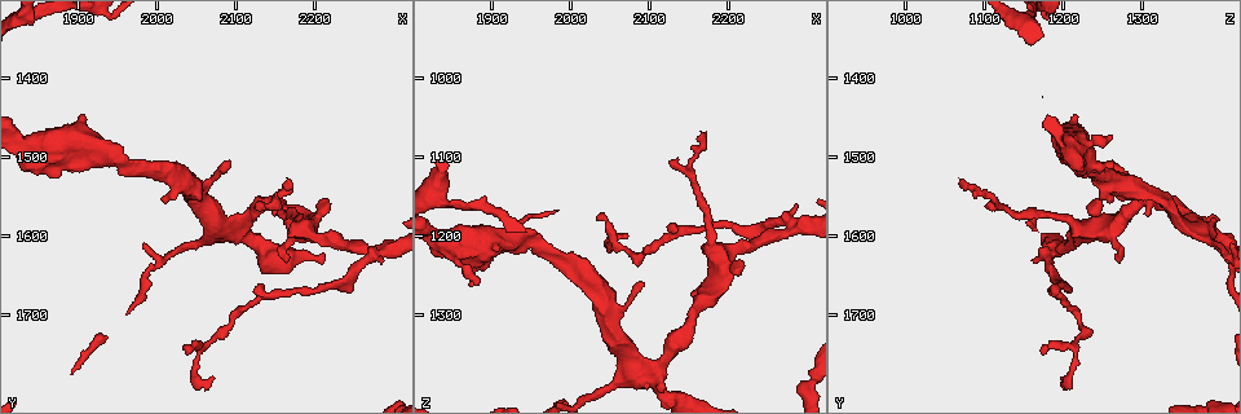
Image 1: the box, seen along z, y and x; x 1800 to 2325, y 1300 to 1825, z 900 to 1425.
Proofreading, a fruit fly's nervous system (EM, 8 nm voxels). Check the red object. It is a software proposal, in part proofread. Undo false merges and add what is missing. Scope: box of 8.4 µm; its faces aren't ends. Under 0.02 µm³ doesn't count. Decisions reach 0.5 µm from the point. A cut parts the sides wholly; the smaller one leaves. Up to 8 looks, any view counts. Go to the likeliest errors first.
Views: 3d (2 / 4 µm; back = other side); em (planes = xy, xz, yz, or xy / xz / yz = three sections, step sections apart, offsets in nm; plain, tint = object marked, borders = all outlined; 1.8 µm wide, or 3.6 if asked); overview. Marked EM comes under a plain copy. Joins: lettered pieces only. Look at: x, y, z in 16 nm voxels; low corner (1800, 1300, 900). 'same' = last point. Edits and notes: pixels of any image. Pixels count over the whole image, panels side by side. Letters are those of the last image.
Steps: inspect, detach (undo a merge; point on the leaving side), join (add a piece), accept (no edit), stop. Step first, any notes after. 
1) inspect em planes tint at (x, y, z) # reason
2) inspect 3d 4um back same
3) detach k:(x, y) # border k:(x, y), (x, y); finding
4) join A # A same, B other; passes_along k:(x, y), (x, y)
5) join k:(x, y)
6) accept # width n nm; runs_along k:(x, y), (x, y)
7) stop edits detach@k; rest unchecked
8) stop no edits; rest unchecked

inspect em planes borders at (2085, 1590, 1370) # four or more arms meet

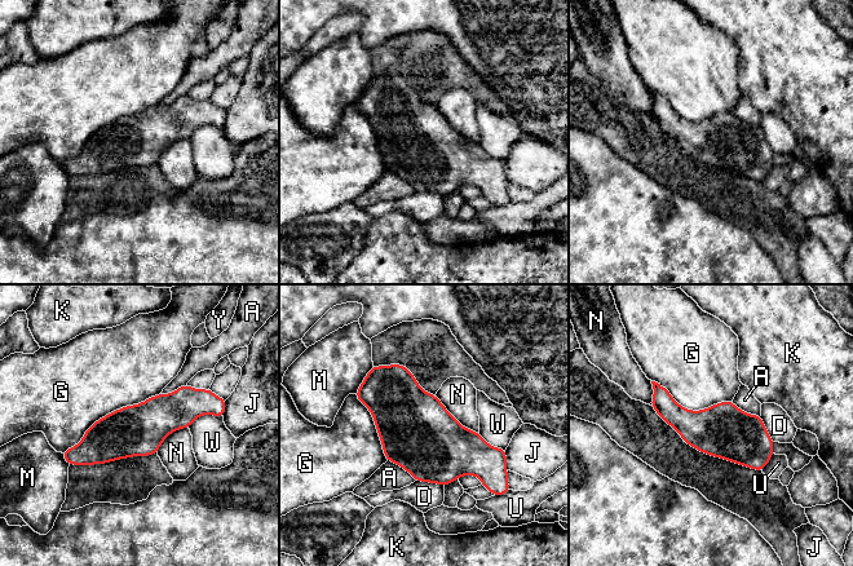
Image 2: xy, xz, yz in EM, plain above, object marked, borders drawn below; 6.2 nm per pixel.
accept # width 320 nm; A other, D other, G other, J other, K other, M other, N other, U other, W other, Y other; runs_along 2:(210, 410), (162, 414), (66, 455); continuous, no second cell

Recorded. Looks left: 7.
inspect 3d 4um at (1865, 1480, 1205) # thin neck

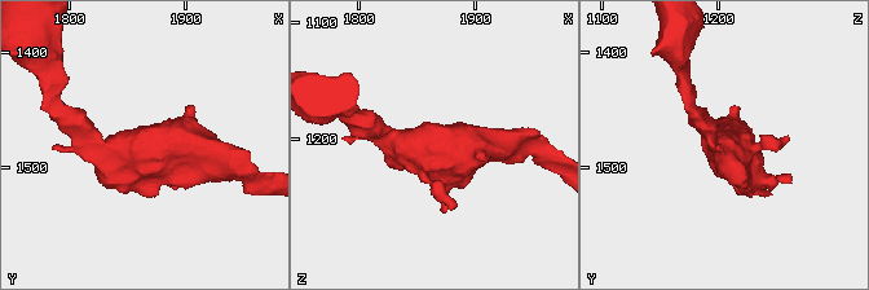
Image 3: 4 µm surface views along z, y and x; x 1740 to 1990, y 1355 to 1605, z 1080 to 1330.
inspect em 3.6um xy step 8 borders at (1864, 1480, 1210) # need the tissue

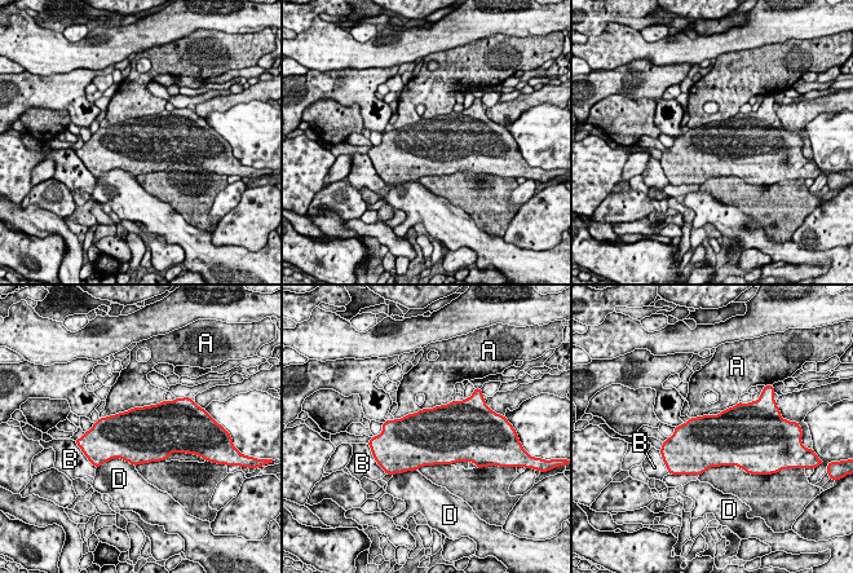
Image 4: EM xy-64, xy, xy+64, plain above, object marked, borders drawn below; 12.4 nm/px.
accept # width 650 nm; A other, B other, D other; border 4:(164, 399), (100, 418); one cell here

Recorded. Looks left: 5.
inspect 3d 4um at (2160, 1530, 1070) # branch stops here

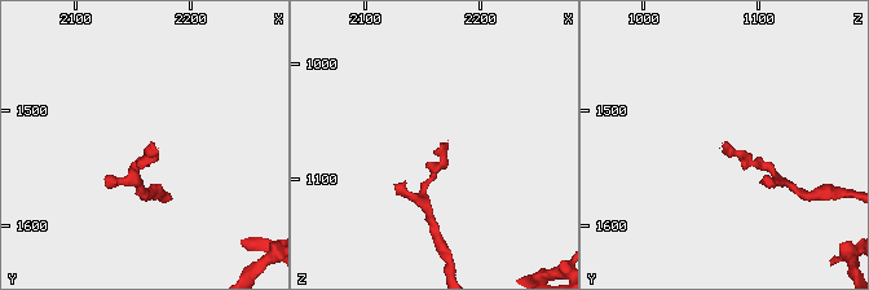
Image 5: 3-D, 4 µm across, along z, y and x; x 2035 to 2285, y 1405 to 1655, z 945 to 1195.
inspect em planes borders at (2164, 1528, 1070) # now the EM

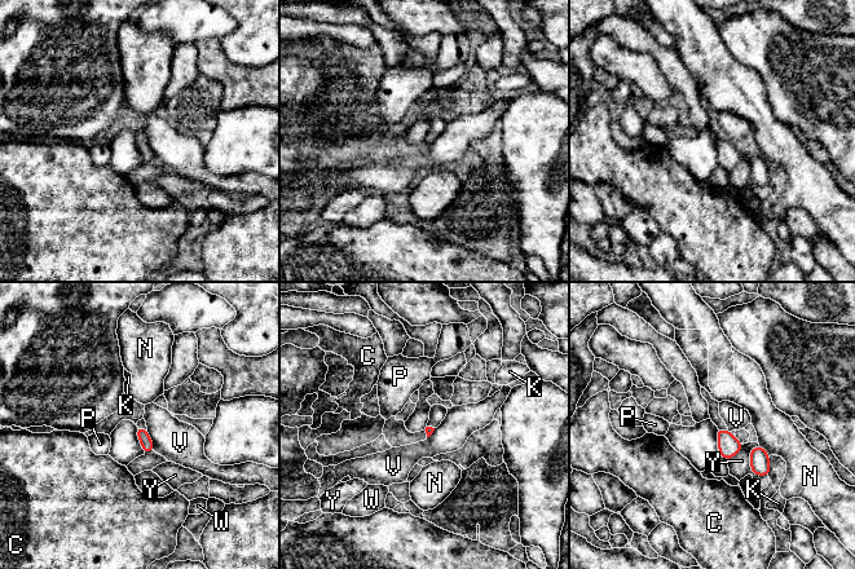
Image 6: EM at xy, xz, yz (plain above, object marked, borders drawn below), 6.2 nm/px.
accept # C other, K other, N other, P other, V other, W other, Y other; border 6:(146, 429), (154, 450); no lettered piece goes on from it

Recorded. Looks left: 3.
stop no edits; rest unchecked

